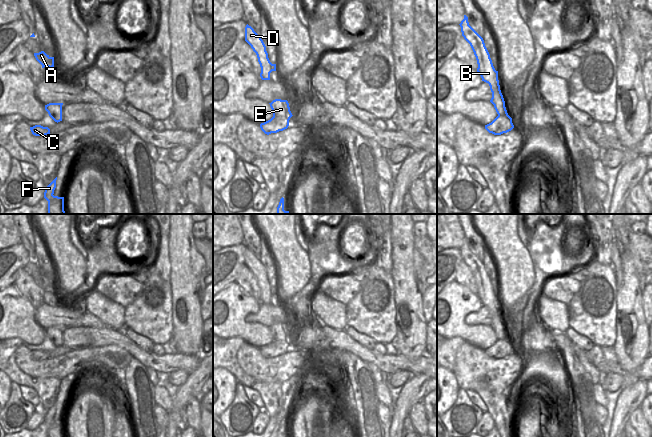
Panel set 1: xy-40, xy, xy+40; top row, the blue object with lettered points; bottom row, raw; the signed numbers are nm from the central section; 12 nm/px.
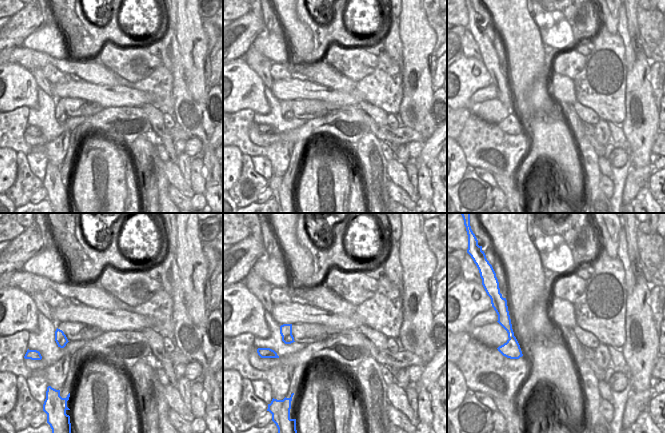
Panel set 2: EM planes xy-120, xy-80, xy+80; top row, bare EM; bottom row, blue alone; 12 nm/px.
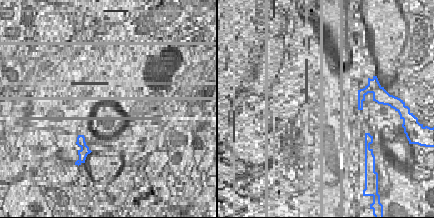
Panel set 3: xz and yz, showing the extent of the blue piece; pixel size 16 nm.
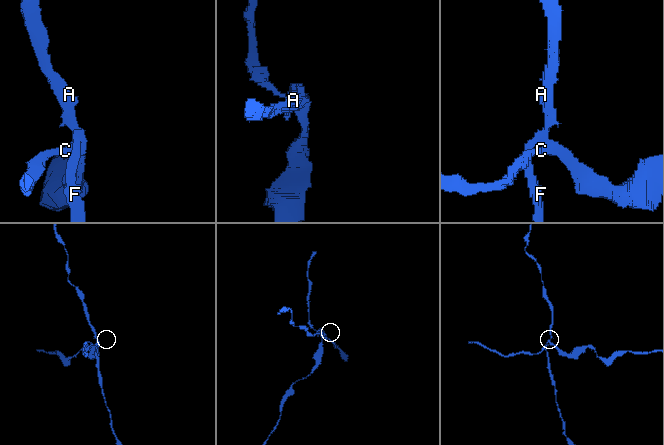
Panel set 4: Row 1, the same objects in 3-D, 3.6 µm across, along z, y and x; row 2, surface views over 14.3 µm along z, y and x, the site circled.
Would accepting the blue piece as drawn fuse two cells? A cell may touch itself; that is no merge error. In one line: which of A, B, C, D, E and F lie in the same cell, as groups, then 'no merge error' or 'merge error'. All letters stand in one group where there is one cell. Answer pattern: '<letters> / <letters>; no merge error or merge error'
A B D E F / C; merge error

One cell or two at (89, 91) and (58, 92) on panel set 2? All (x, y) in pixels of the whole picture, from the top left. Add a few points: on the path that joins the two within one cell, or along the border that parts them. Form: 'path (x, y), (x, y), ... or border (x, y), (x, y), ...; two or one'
path (81, 91), (66, 91); one

